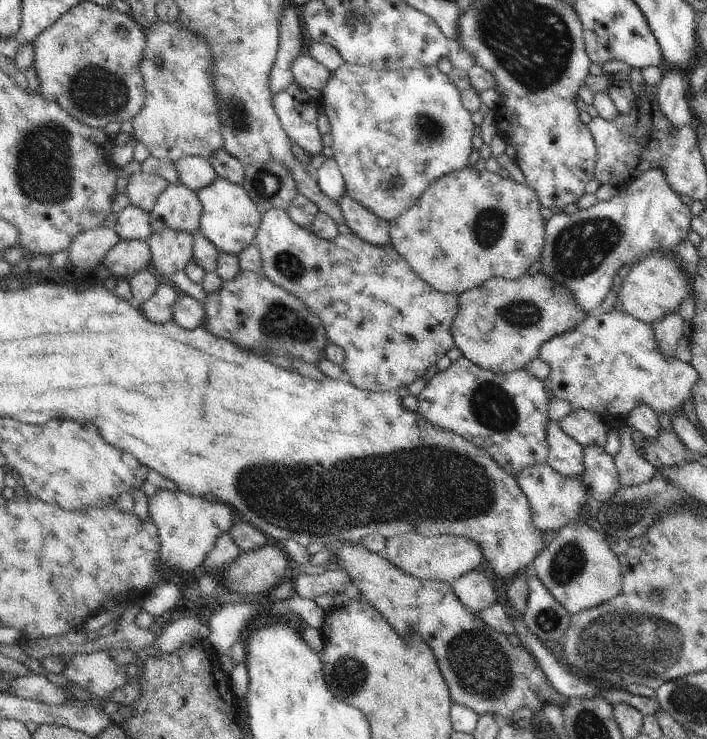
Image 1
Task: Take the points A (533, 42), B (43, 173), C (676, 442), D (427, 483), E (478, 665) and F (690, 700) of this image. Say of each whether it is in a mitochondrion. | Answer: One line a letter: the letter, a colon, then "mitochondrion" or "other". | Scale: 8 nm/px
A: mitochondrion
B: mitochondrion
C: other
D: mitochondrion
E: mitochondrion
F: mitochondrion

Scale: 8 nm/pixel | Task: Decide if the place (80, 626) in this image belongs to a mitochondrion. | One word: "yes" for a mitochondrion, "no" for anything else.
no

